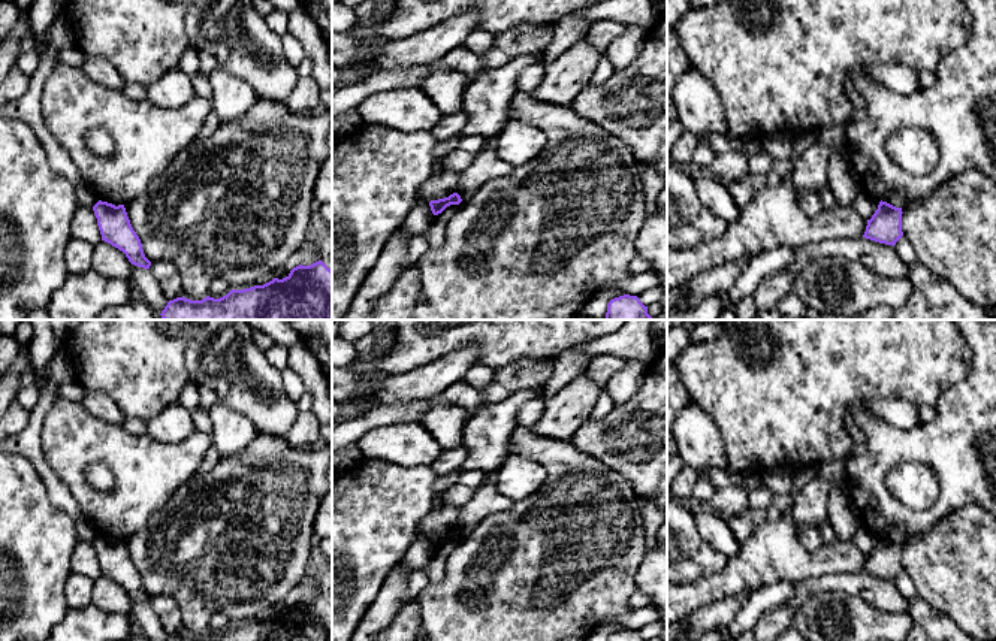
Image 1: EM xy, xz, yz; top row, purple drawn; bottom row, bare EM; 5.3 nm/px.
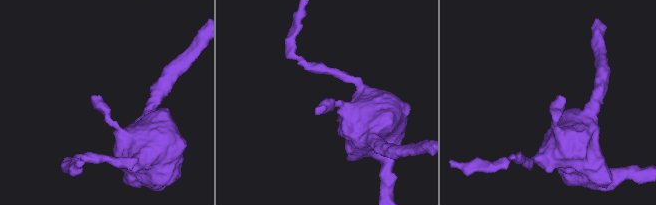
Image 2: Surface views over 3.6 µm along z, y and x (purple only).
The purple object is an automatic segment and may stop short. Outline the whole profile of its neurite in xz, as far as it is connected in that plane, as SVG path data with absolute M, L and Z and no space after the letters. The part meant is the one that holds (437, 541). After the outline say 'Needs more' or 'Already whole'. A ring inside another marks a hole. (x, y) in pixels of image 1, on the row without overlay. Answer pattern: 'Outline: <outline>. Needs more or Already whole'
Outline: M458 527L450 529L449 532L431 535L429 541L434 550L441 548L450 539L459 539L462 536Z. Already whole

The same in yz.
Outline: M881 535L872 553L867 554L863 572L894 581L903 571L902 548L902 542Z. Already whole

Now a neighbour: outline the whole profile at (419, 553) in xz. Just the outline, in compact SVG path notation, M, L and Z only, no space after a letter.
M416 538L405 554L402 556L396 568L402 569L407 574L411 574L417 569L425 568L434 556L434 548L429 538Z

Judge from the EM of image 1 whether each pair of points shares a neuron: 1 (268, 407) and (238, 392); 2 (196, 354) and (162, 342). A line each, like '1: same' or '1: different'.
1: same
2: different

